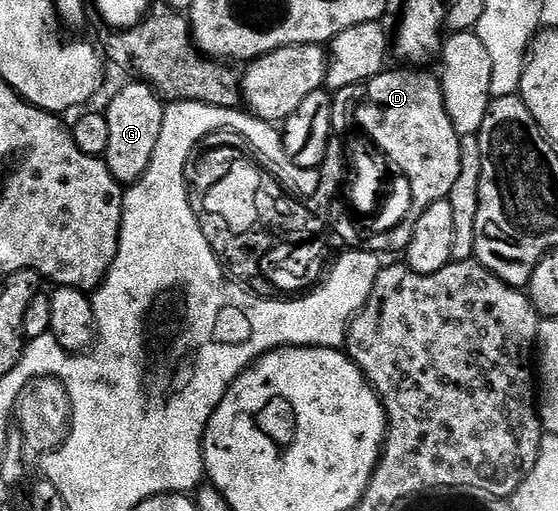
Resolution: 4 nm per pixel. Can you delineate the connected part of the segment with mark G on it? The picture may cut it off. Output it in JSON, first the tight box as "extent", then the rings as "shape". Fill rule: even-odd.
{"extent":[105,82,166,186],"shape":[[[126,82],[122,89],[110,100],[110,109],[105,109],[108,118],[108,150],[105,162],[112,178],[116,178],[123,186],[135,184],[148,170],[148,162],[152,162],[152,154],[156,154],[156,142],[160,142],[160,126],[166,113],[164,101],[155,89],[141,82]]]}

